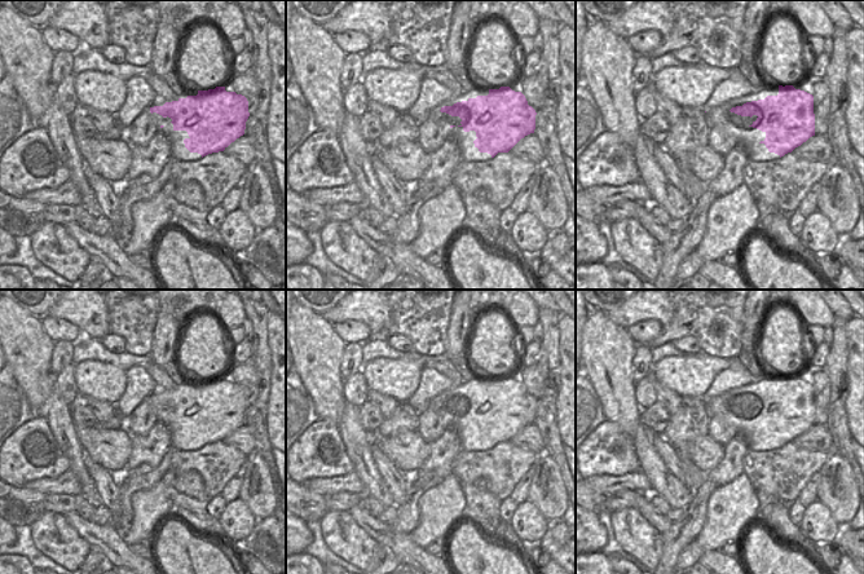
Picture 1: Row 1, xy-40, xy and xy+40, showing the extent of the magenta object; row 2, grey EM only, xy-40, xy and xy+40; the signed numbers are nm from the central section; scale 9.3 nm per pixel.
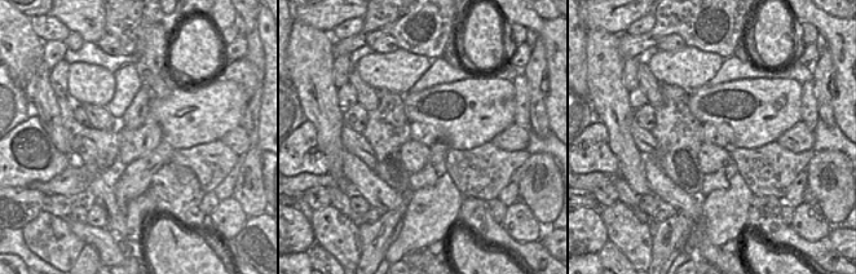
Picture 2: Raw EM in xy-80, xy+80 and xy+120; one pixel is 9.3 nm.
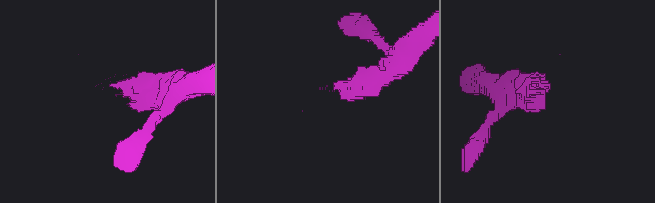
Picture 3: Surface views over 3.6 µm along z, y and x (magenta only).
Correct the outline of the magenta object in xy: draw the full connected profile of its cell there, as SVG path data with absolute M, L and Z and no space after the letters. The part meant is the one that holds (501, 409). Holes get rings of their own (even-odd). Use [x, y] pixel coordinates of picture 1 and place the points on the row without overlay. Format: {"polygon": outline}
{"polygon": "M520 367L510 376L501 376L499 379L489 379L488 385L477 385L467 390L457 392L453 396L441 397L441 402L462 409L458 416L464 421L475 420L475 437L480 442L488 442L494 447L498 442L508 442L521 428L534 423L535 419L535 399L528 394L523 381L523 368Z"}

